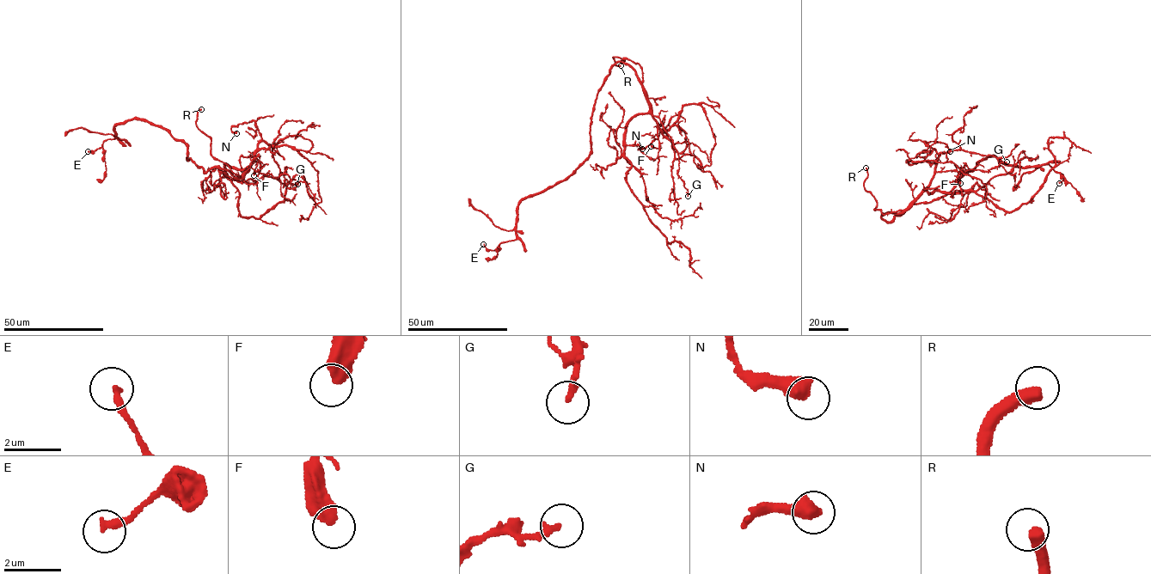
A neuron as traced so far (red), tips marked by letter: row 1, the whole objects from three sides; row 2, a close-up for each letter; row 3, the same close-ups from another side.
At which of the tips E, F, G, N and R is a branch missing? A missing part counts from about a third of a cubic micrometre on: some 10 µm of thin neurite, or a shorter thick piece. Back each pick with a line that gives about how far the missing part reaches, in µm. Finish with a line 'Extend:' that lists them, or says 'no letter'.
E: missing 8 µm
R: missing 25 µm
Extend: E, R

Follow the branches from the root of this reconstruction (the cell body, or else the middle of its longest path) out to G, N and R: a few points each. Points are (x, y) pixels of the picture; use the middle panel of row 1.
G: (632, 68), (640, 82), (650, 111), (659, 119), (677, 152), (677, 174), (688, 192), (688, 196)
N: (632, 68), (658, 125), (664, 136), (668, 135), (665, 129), (662, 129), (657, 138), (638, 149), (642, 149)
R: (632, 68), (642, 82), (639, 64), (627, 58), (622, 64), (624, 60), (614, 57), (615, 65), (621, 65)

